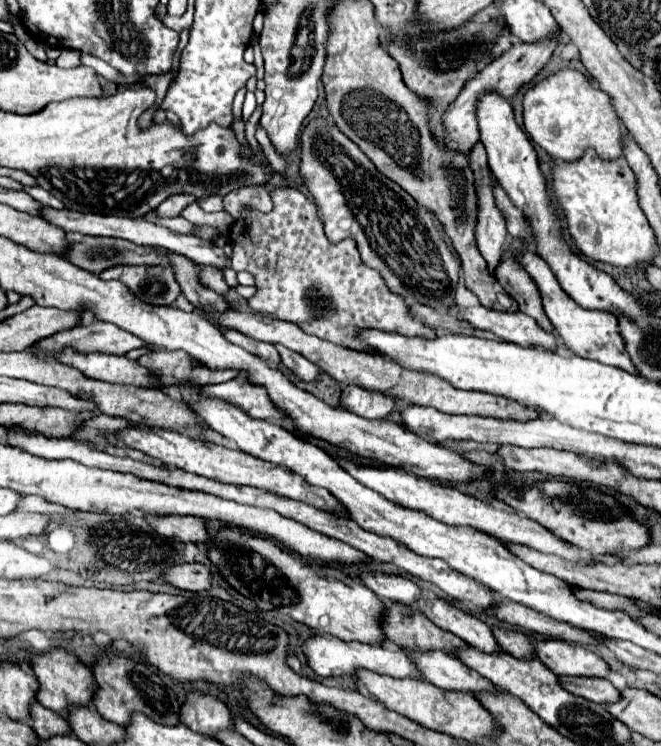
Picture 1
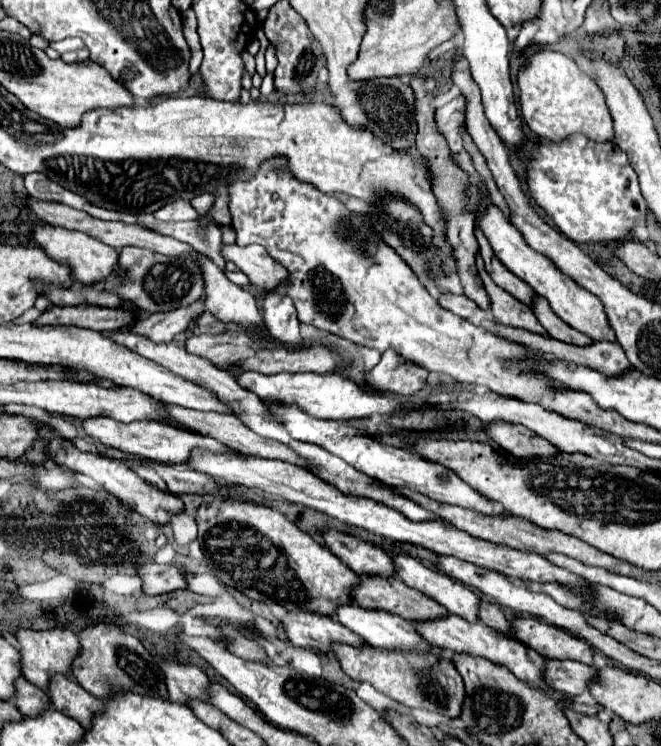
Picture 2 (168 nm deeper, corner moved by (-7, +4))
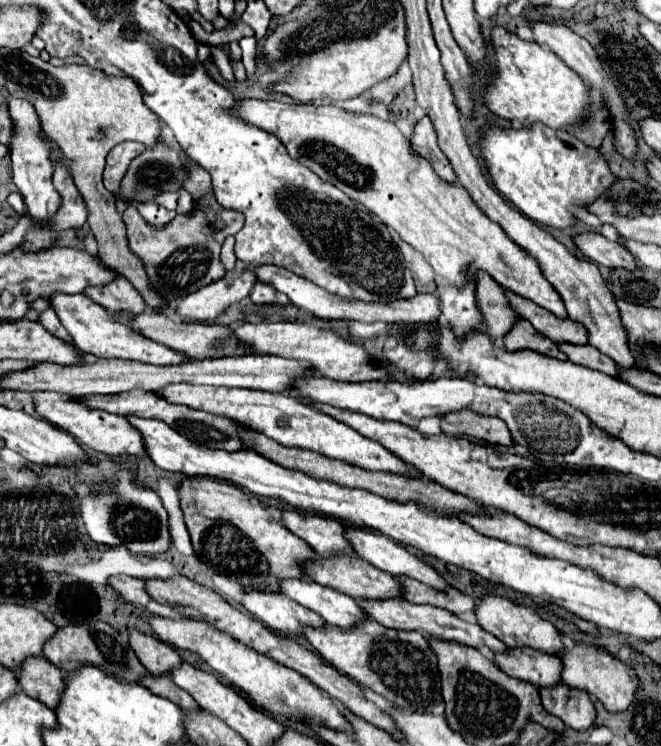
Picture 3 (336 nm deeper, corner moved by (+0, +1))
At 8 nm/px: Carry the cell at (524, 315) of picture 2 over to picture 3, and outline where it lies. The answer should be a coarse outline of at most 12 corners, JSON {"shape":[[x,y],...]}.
{"shape":[[521,319],[503,339],[507,351],[531,349],[567,359],[549,337]]}

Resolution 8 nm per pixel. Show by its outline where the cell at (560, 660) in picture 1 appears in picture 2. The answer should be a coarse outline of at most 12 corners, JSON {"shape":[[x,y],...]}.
{"shape":[[520,618],[516,640],[546,658],[594,664],[588,642],[546,622]]}

